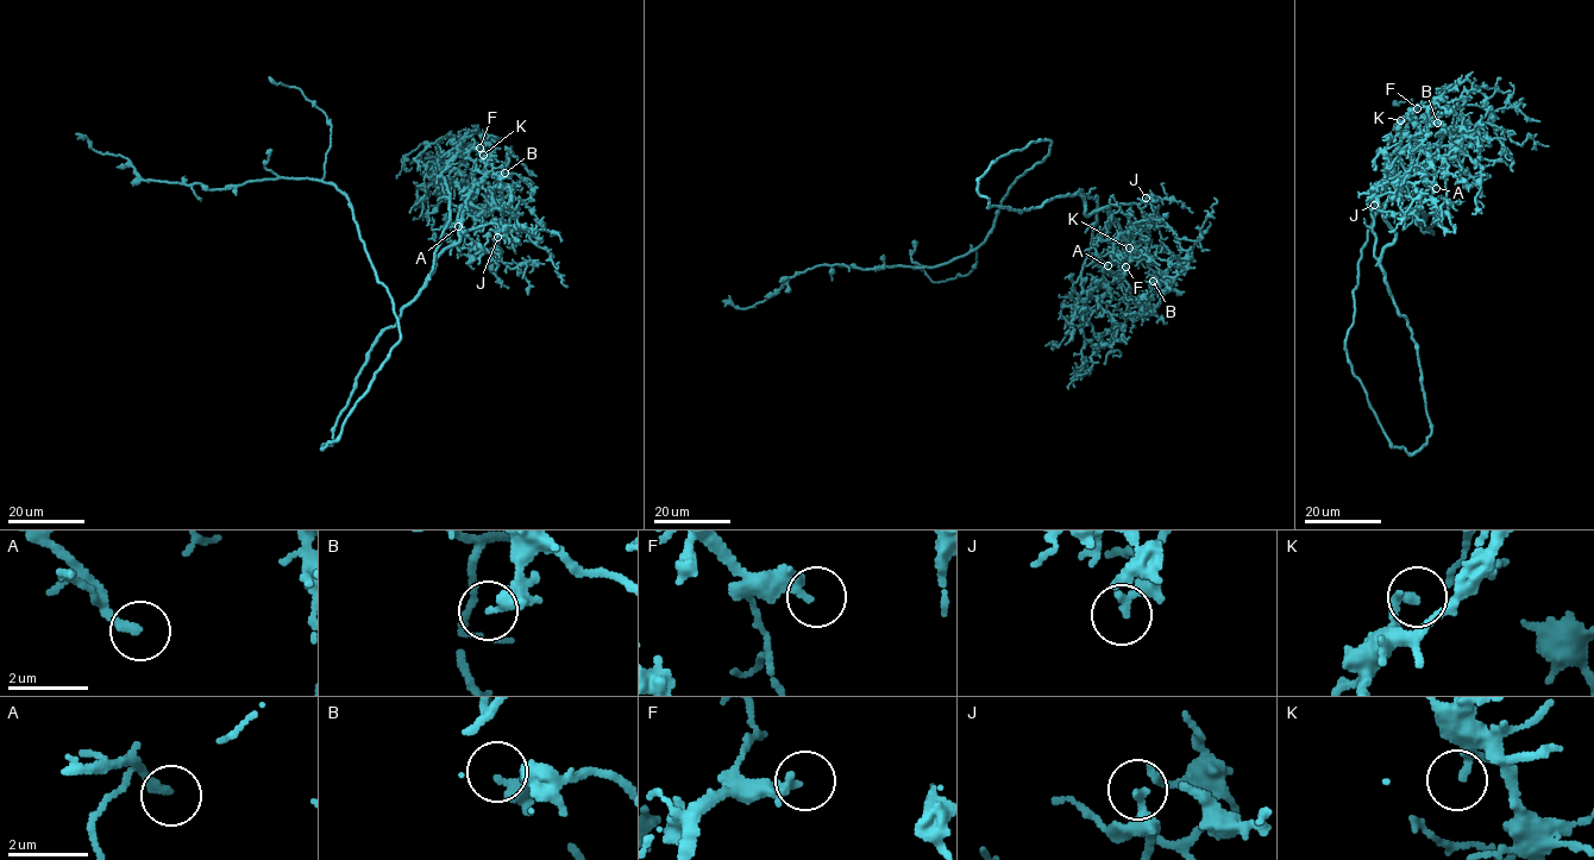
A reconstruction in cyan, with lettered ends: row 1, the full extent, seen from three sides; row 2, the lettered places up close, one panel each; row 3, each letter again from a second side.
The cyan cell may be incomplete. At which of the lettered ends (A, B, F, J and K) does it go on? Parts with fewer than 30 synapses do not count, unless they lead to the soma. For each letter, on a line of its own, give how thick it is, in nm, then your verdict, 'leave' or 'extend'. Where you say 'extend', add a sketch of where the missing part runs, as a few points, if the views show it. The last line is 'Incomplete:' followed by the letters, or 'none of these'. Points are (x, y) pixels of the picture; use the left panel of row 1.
A: 240 nm | extend | (458, 226), (478, 237), (491, 237), (501, 230)
B: 220 nm | leave
F: 280 nm | leave
J: 190 nm | leave
K: 150 nm | leave
Incomplete: A

